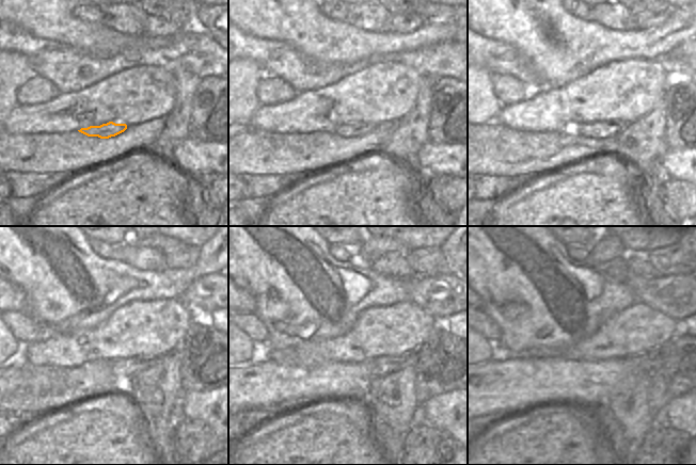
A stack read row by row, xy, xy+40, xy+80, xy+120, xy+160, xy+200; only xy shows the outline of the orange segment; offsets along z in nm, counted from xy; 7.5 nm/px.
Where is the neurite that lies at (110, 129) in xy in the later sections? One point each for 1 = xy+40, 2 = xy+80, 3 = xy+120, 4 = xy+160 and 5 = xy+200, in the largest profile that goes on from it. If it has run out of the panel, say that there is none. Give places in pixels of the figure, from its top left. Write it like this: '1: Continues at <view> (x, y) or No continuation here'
1: Continues at xy+40 (347, 130)
2: Continues at xy+80 (597, 129)
3: Continues at xy+120 (124, 368)
4: Continues at xy+160 (381, 365)
5: Continues at xy+200 (645, 362)

